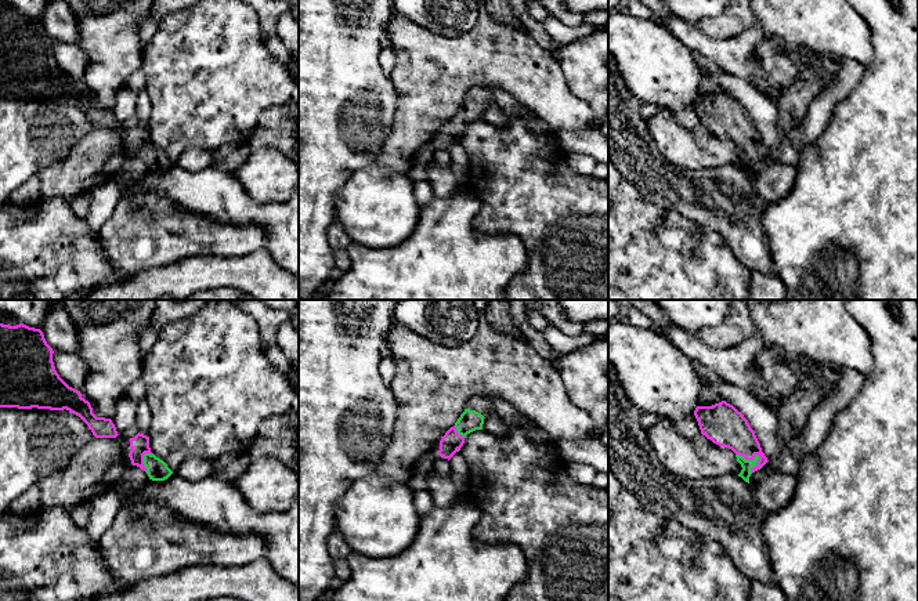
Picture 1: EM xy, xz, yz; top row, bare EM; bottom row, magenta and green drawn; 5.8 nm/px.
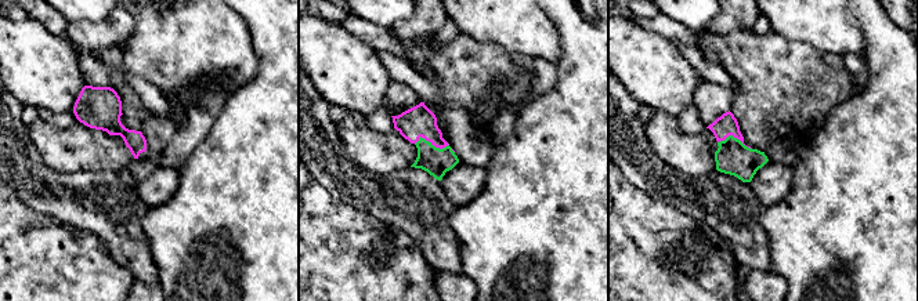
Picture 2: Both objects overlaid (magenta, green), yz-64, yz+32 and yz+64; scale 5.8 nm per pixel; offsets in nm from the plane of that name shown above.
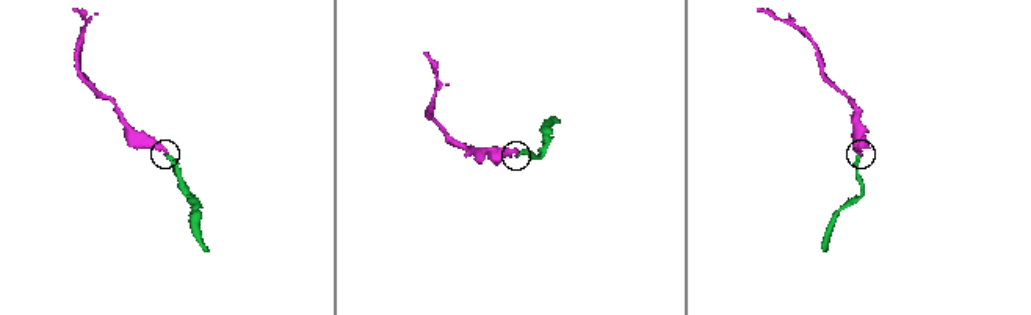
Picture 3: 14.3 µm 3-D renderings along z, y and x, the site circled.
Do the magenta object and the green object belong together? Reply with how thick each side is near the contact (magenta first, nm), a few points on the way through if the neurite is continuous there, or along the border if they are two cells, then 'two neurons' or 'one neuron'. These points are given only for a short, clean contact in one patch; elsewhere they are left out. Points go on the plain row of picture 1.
240/70 nm | across yz (725, 116), (754, 147), (745, 163) | one neuron

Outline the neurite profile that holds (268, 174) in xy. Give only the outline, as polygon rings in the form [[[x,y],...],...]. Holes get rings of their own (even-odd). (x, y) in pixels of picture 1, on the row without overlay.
[[[274,146],[253,149],[234,174],[259,203],[282,203],[299,189],[299,167]]]

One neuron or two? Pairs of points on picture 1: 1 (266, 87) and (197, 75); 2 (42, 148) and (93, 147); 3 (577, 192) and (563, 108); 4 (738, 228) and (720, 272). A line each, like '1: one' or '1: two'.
1: one
2: two
3: two
4: two

